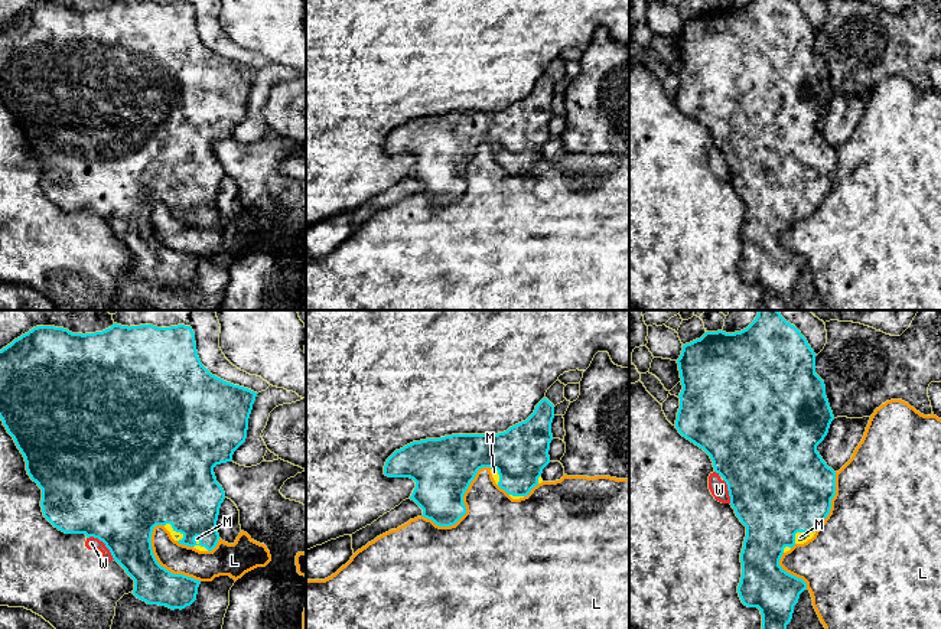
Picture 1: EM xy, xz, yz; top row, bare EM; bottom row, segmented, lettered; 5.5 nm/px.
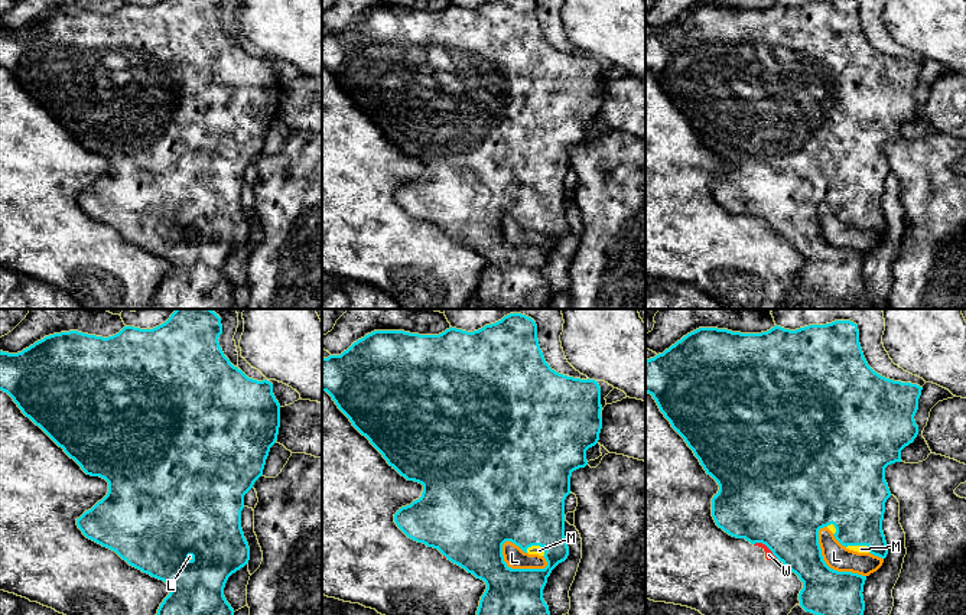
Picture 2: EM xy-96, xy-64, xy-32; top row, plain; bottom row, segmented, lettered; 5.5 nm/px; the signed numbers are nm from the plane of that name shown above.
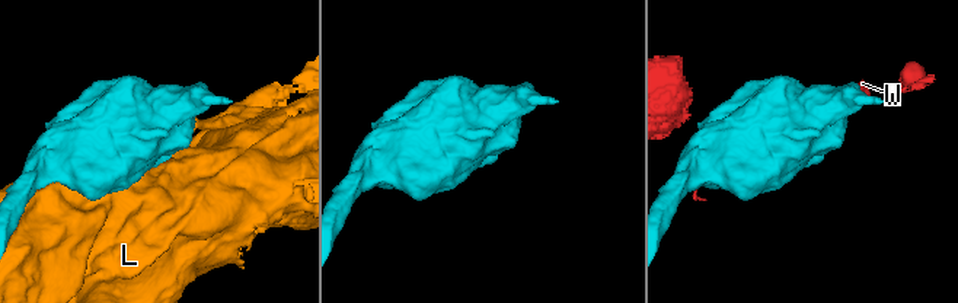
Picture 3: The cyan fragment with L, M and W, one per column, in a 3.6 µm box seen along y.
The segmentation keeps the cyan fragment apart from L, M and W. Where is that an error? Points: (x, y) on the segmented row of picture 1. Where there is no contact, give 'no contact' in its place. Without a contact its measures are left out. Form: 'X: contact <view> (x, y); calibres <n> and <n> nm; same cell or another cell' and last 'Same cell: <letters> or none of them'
L: contact xz (465, 508); calibres 340 and 460 nm; another cell
M: contact yz (804, 531); calibres 480 and 60 nm; same cell
W: contact xy (103, 541); calibres 500 and 70 nm; another cell
Same cell: M

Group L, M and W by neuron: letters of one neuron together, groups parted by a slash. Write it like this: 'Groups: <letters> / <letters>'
Groups: L / M / W

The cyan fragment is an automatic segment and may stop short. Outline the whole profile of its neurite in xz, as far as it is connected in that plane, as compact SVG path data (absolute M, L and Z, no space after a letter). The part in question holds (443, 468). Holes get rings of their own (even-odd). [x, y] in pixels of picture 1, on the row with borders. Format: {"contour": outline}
{"contour": "M543 398L534 413L504 433L498 434L452 434L440 439L413 441L395 450L385 462L388 478L410 478L416 488L410 496L427 519L439 527L455 525L465 514L463 495L482 467L489 467L495 483L512 499L527 496L543 482L543 469L550 463L551 423L554 405Z"}

